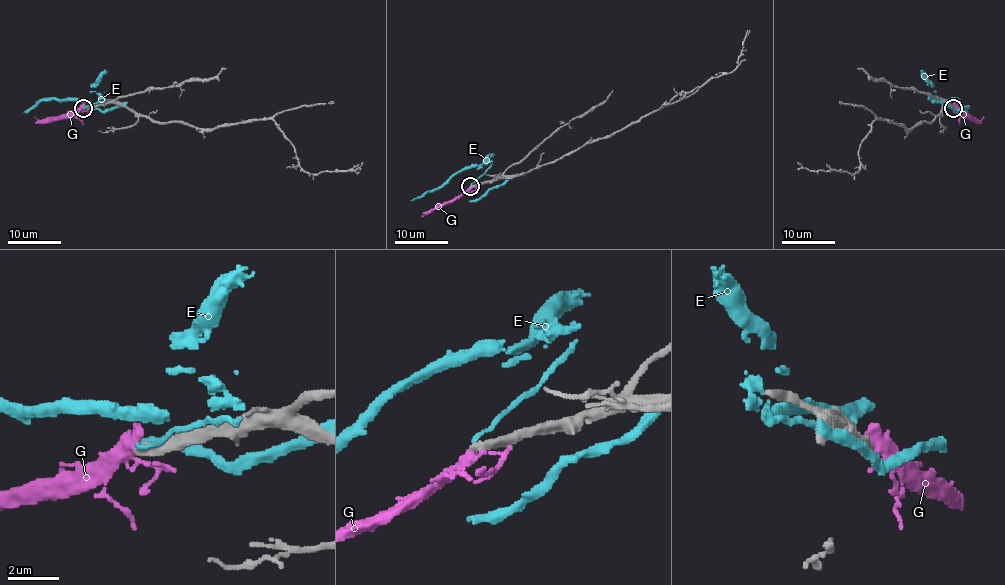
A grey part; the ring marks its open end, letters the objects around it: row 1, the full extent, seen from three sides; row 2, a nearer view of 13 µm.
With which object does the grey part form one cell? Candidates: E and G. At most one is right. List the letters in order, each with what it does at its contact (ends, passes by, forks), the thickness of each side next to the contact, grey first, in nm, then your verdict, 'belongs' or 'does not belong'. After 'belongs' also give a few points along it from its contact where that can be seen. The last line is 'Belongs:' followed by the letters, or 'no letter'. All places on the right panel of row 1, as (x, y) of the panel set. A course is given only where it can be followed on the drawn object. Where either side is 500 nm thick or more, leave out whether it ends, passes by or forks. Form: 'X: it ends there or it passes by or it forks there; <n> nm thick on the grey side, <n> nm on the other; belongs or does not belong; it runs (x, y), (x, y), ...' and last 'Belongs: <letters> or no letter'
E: it ends there; 440 nm thick on the grey side, 170 nm on the other; does not belong
G: it forks there; 420 nm thick on the grey side, 320 nm on the other; does not belong
Belongs: no letter

